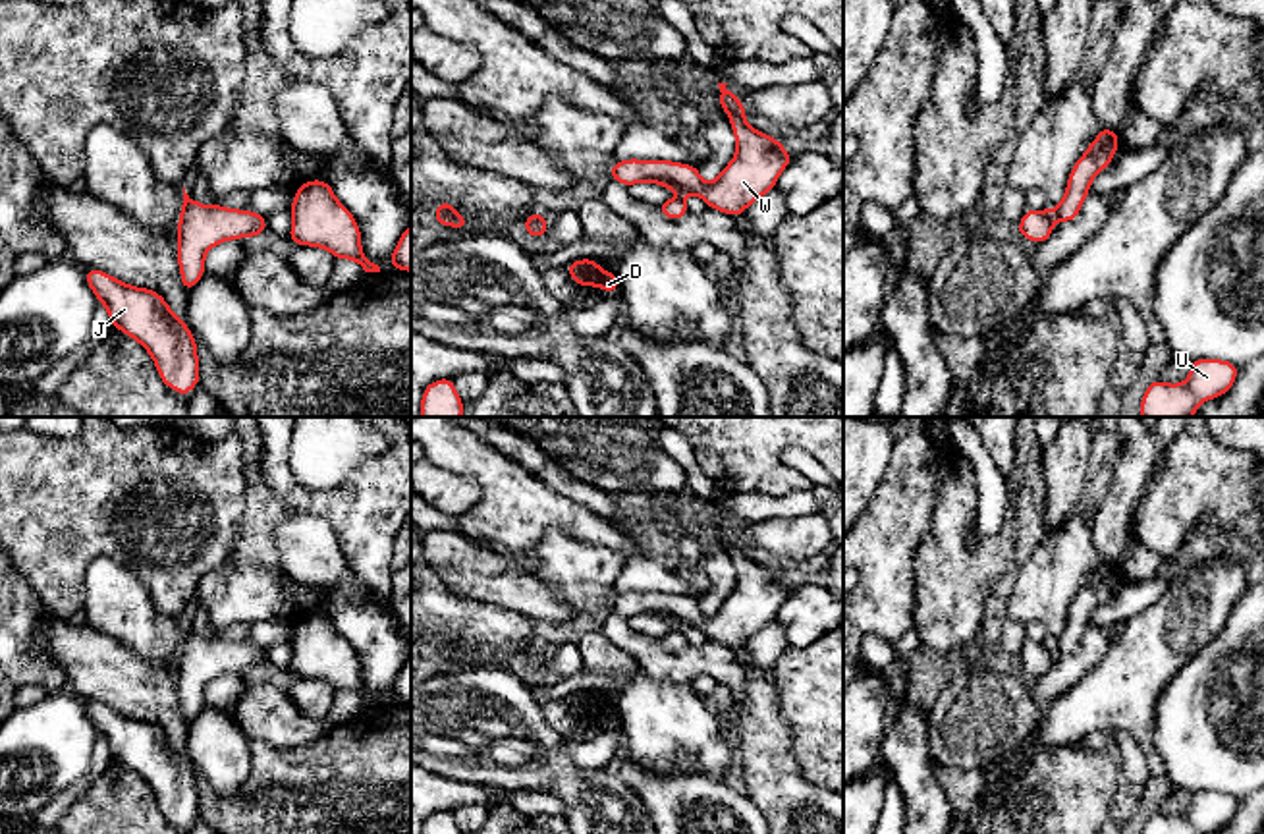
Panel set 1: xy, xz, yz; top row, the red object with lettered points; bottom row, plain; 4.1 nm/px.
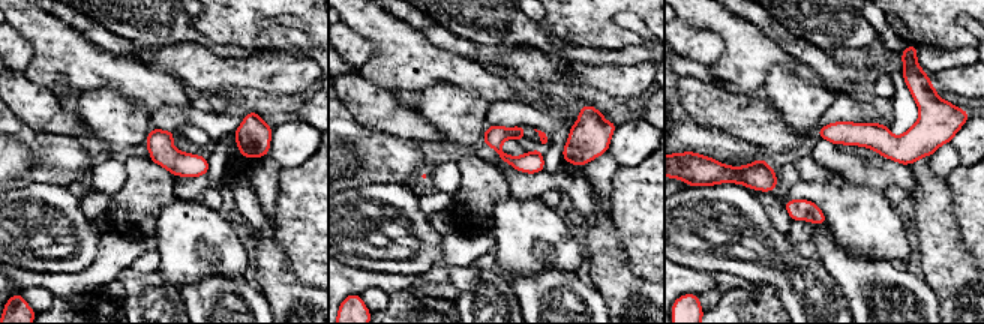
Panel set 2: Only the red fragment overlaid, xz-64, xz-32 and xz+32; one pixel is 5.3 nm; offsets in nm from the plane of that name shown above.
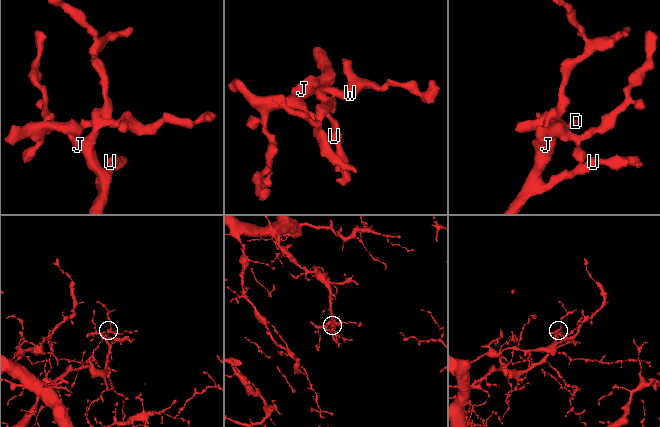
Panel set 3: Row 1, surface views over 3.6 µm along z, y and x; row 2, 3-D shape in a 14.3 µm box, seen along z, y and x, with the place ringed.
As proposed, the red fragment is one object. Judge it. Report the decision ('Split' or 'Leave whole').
Leave whole

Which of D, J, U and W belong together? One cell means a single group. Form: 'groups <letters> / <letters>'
groups D J U W

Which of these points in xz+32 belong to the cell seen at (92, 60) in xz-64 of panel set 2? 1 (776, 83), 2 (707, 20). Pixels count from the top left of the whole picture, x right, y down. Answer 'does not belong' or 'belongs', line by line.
1: does not belong
2: belongs

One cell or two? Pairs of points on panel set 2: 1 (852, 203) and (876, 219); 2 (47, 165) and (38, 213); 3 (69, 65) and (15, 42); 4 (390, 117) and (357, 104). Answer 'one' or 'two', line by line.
1: one
2: two
3: two
4: one

